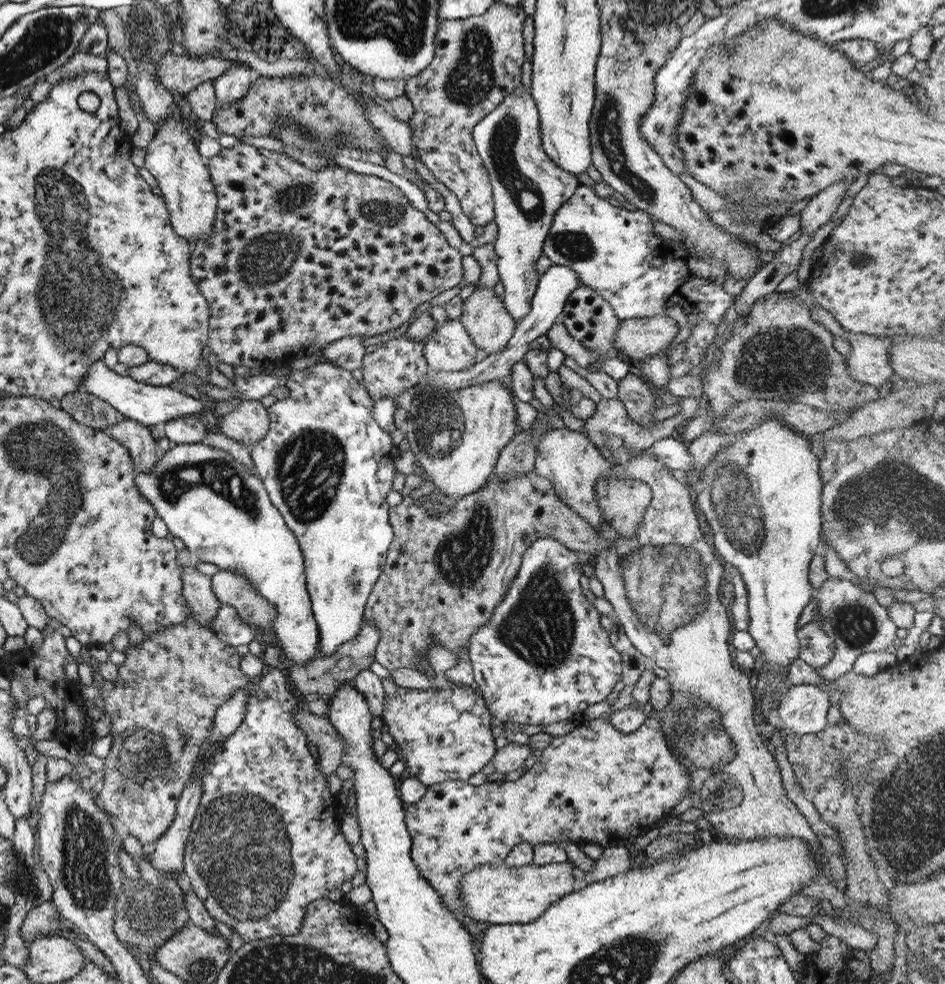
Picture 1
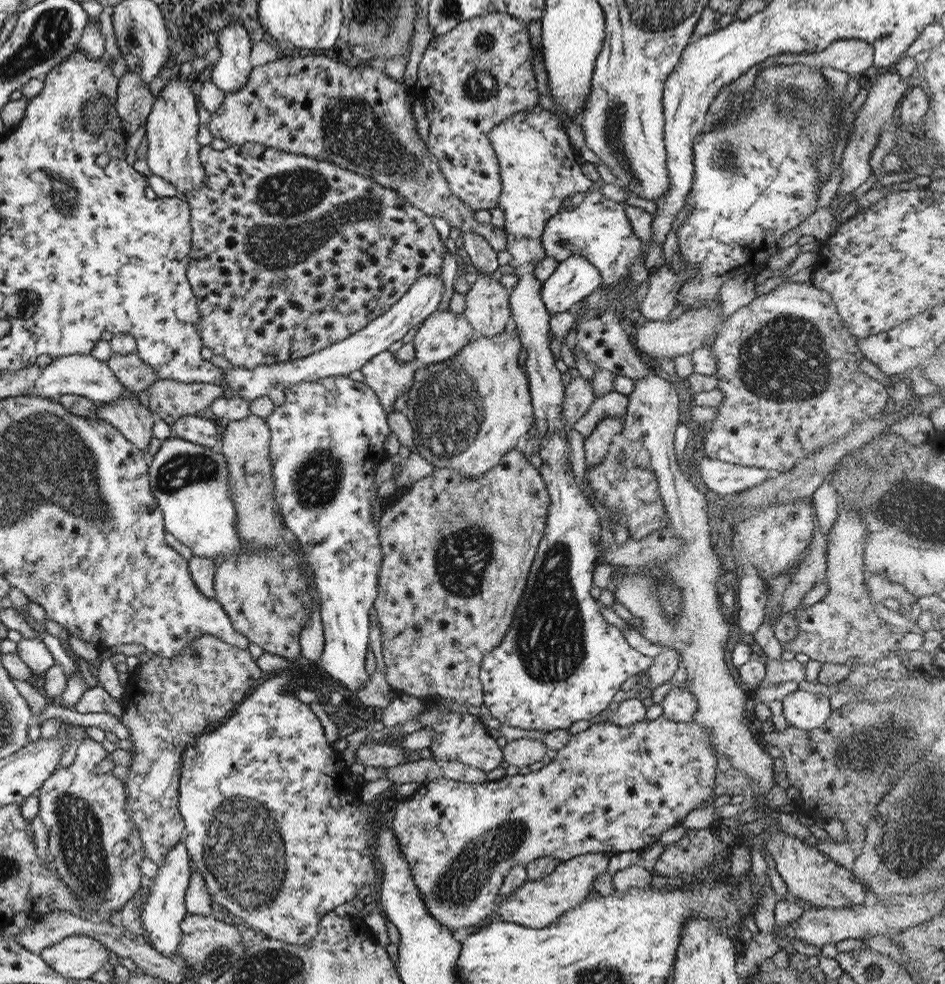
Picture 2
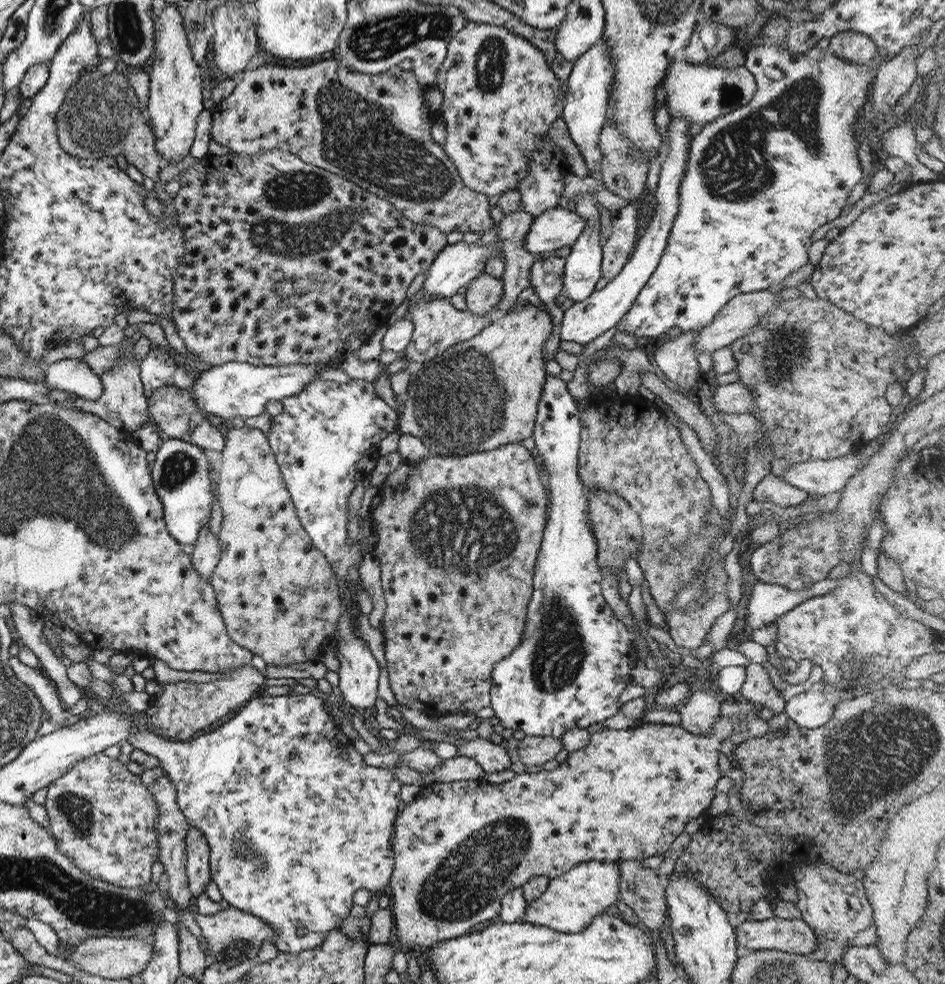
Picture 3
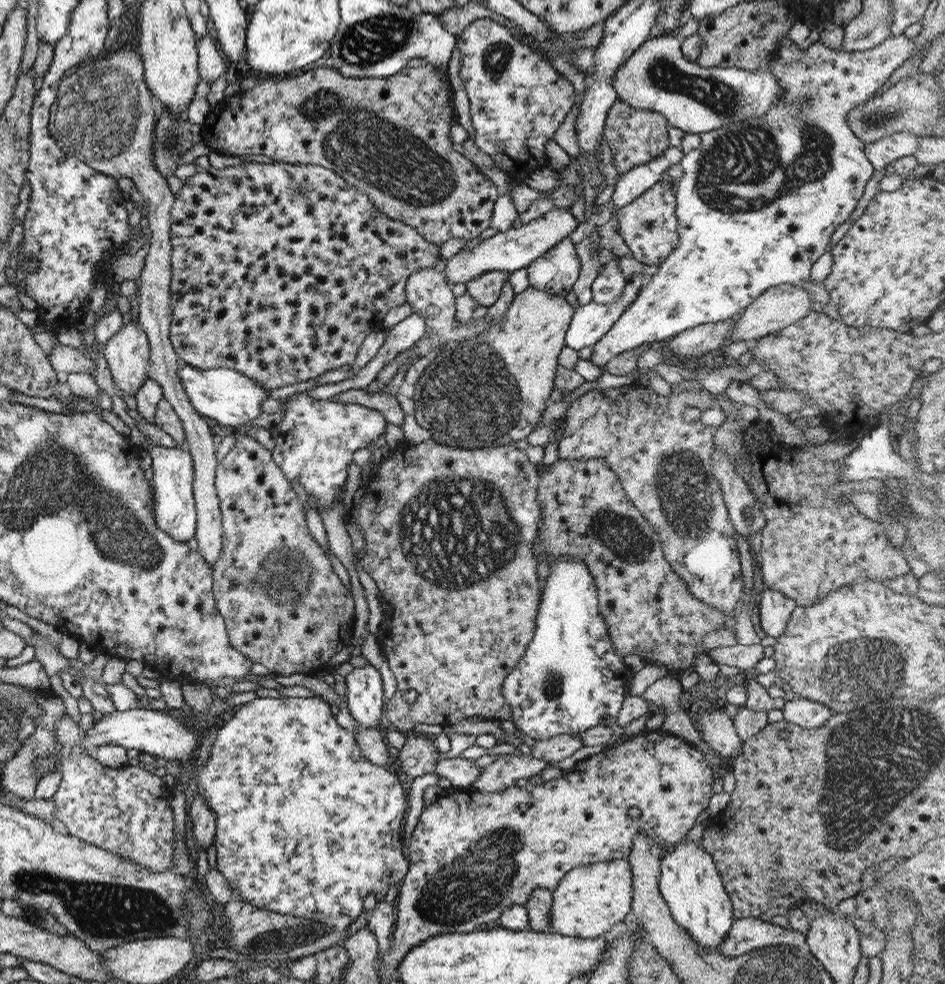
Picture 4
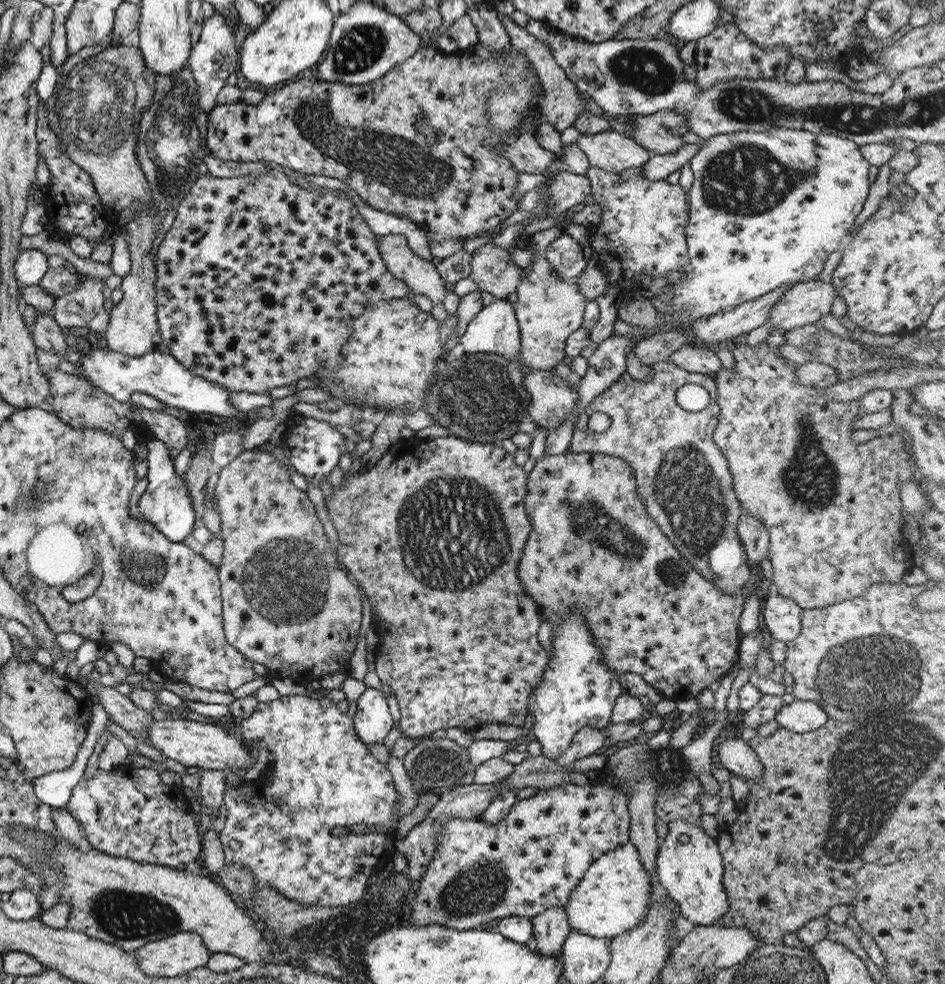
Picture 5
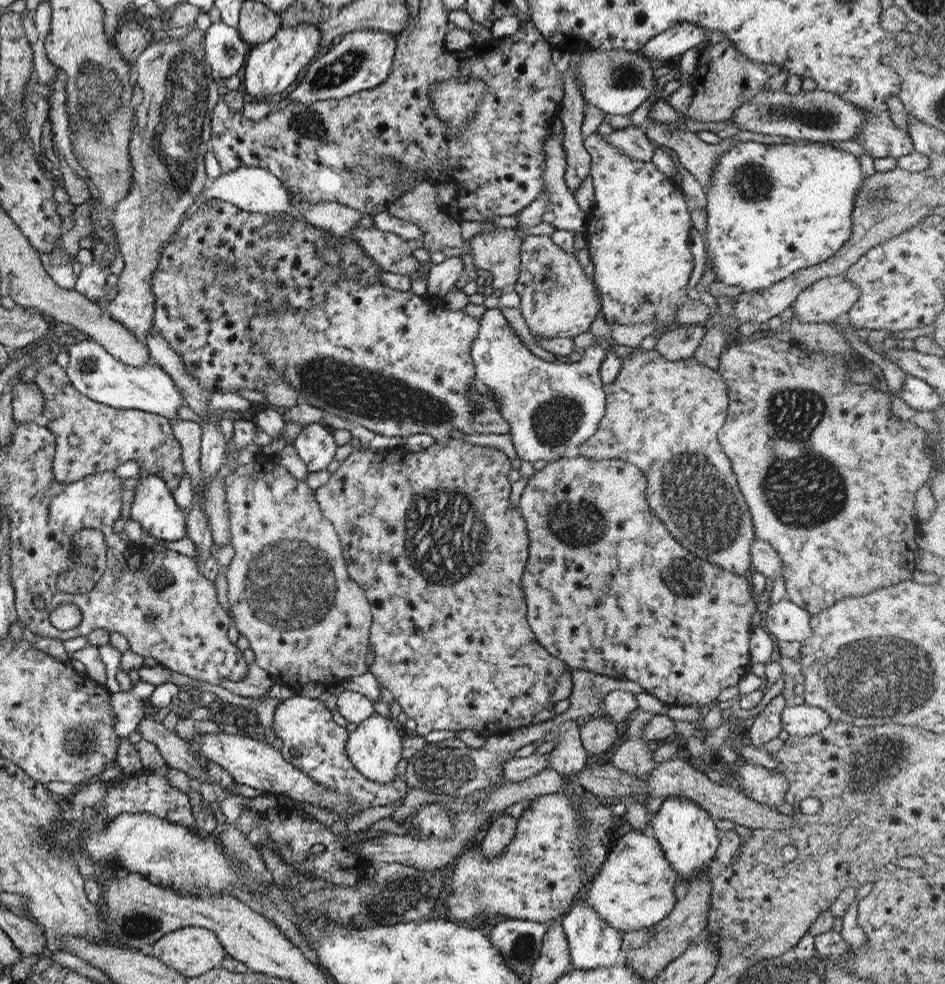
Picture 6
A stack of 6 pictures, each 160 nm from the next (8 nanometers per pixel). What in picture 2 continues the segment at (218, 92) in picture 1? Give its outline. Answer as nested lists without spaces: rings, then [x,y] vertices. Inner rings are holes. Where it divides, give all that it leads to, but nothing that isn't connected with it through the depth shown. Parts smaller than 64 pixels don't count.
[[[235,21],[227,23],[215,35],[218,56],[212,62],[209,86],[230,94],[247,82],[252,69],[249,60],[252,42],[247,29]]]

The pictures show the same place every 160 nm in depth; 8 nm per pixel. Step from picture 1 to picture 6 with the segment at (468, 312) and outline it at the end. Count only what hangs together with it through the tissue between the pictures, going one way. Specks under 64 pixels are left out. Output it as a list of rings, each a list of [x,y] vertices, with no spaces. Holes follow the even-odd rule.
[[[495,228],[492,230],[483,230],[473,236],[467,242],[470,247],[470,261],[473,266],[481,270],[487,270],[491,274],[491,285],[488,291],[495,293],[504,292],[511,289],[520,268],[519,249],[521,236],[518,236],[515,229]]]

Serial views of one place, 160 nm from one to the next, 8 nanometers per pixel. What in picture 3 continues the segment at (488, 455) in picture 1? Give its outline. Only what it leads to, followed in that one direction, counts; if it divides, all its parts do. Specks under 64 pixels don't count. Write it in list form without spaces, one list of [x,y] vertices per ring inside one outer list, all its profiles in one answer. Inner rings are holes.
[[[519,303],[512,311],[505,312],[497,318],[497,320],[490,322],[486,327],[481,329],[479,334],[469,338],[469,340],[454,344],[446,348],[441,354],[430,358],[424,363],[420,363],[412,368],[413,380],[409,382],[409,390],[407,388],[406,397],[404,397],[404,404],[396,401],[397,432],[399,435],[409,434],[417,437],[423,446],[427,449],[426,452],[432,455],[441,456],[463,456],[464,454],[490,451],[501,445],[509,443],[519,443],[524,438],[531,436],[533,425],[535,423],[535,415],[537,410],[537,402],[541,396],[544,378],[545,378],[545,361],[546,358],[542,355],[542,348],[545,340],[551,334],[553,326],[549,313],[539,308],[539,304],[534,303]]]

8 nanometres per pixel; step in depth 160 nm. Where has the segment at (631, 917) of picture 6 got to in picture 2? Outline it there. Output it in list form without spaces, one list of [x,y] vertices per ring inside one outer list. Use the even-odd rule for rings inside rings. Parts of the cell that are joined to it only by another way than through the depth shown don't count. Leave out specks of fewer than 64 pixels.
[[[589,852],[560,862],[549,875],[537,881],[525,880],[508,896],[498,896],[494,914],[497,913],[503,922],[514,922],[535,929],[545,928],[589,897],[587,894],[592,889],[593,881],[607,870],[609,858],[610,854],[607,853]]]

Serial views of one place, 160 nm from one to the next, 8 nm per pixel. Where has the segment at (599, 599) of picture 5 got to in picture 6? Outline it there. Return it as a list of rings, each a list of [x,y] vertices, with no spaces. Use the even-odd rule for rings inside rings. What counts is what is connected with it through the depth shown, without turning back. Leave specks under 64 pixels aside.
[[[577,455],[559,458],[535,471],[526,482],[520,497],[518,510],[525,518],[528,538],[528,557],[521,575],[521,590],[526,604],[526,622],[534,638],[545,647],[553,658],[567,664],[571,670],[579,669],[618,680],[632,680],[642,690],[653,695],[667,706],[705,706],[716,700],[717,695],[727,686],[735,686],[741,676],[749,670],[749,634],[752,626],[751,615],[757,611],[753,595],[743,575],[722,569],[706,560],[697,558],[681,546],[651,512],[646,496],[646,478],[629,462],[617,459],[595,460]]]

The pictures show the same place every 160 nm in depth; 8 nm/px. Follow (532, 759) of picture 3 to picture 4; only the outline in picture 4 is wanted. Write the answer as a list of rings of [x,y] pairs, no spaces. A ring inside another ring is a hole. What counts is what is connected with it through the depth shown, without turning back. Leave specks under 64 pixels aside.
[[[561,734],[547,740],[534,740],[535,743],[530,747],[533,758],[557,763],[567,756],[571,756],[575,750],[581,748],[577,735]]]

